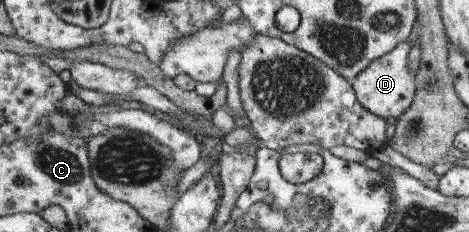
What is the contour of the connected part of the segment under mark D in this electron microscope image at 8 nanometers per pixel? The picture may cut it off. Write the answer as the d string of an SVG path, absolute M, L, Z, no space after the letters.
M408 41L399 43L390 53L375 59L368 67L356 74L350 85L354 88L356 99L369 112L384 119L397 119L413 102L415 96L415 76L408 71Z

